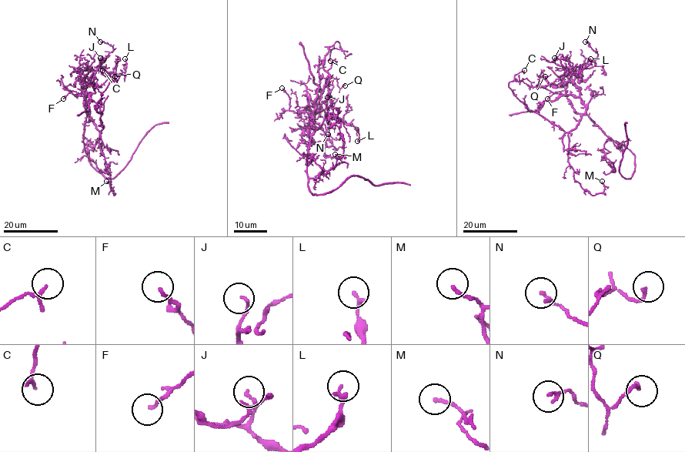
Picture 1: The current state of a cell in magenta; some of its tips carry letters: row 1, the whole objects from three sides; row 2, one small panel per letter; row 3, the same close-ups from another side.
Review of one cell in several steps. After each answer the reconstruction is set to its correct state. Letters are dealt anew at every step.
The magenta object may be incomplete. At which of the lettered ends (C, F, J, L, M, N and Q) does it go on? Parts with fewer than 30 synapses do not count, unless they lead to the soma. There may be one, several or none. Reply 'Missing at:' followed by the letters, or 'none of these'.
Missing at: none of these

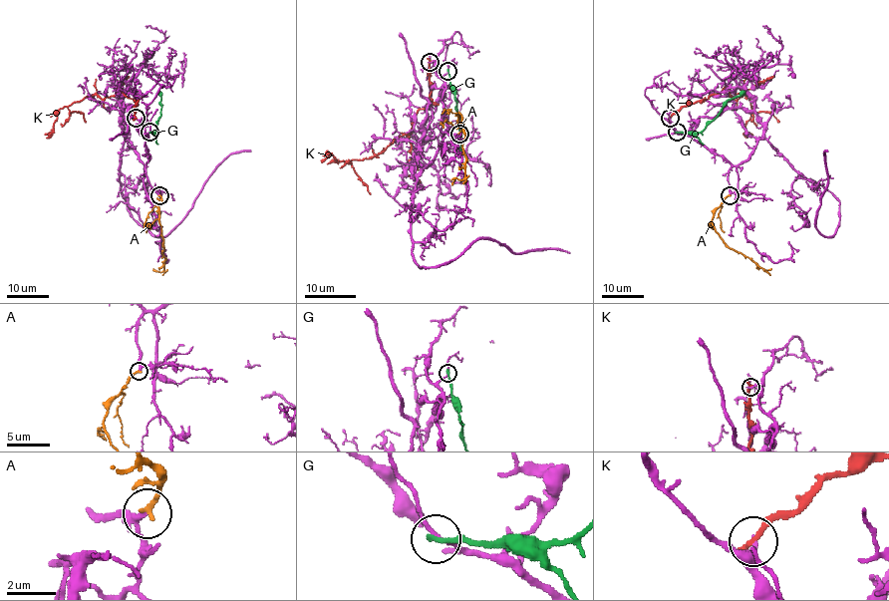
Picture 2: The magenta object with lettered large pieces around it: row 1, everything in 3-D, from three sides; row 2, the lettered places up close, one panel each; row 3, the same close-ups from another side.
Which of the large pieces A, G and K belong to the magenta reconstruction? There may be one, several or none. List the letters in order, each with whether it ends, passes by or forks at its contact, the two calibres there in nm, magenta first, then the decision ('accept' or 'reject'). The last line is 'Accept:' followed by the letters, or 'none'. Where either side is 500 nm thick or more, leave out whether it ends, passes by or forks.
A: it ends there; 180 nm thick on the magenta side, 200 nm on the other; accept
G: it ends there; 140 nm thick on the magenta side, 240 nm on the other; reject
K: it ends there; 240 nm thick on the magenta side, 280 nm on the other; reject
Accept: A

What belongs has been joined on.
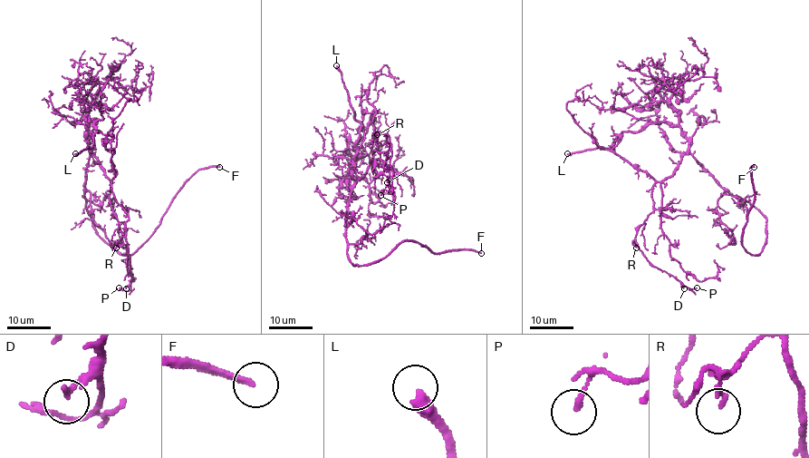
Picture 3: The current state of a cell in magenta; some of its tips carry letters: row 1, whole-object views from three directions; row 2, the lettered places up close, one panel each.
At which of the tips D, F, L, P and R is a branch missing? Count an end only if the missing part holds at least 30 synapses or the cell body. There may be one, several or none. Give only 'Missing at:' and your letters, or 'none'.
Missing at: F, L

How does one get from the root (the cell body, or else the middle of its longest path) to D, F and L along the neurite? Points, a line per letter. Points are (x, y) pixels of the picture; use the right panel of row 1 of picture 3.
D: (715, 179), (685, 154), (677, 168), (653, 186), (653, 210), (635, 238), (642, 255), (684, 288)
F: (715, 179), (765, 218), (765, 243), (755, 255), (742, 244), (754, 200), (754, 167)
L: (715, 179), (691, 154), (686, 133), (663, 121), (647, 121), (637, 131), (623, 131), (609, 148), (567, 153)

